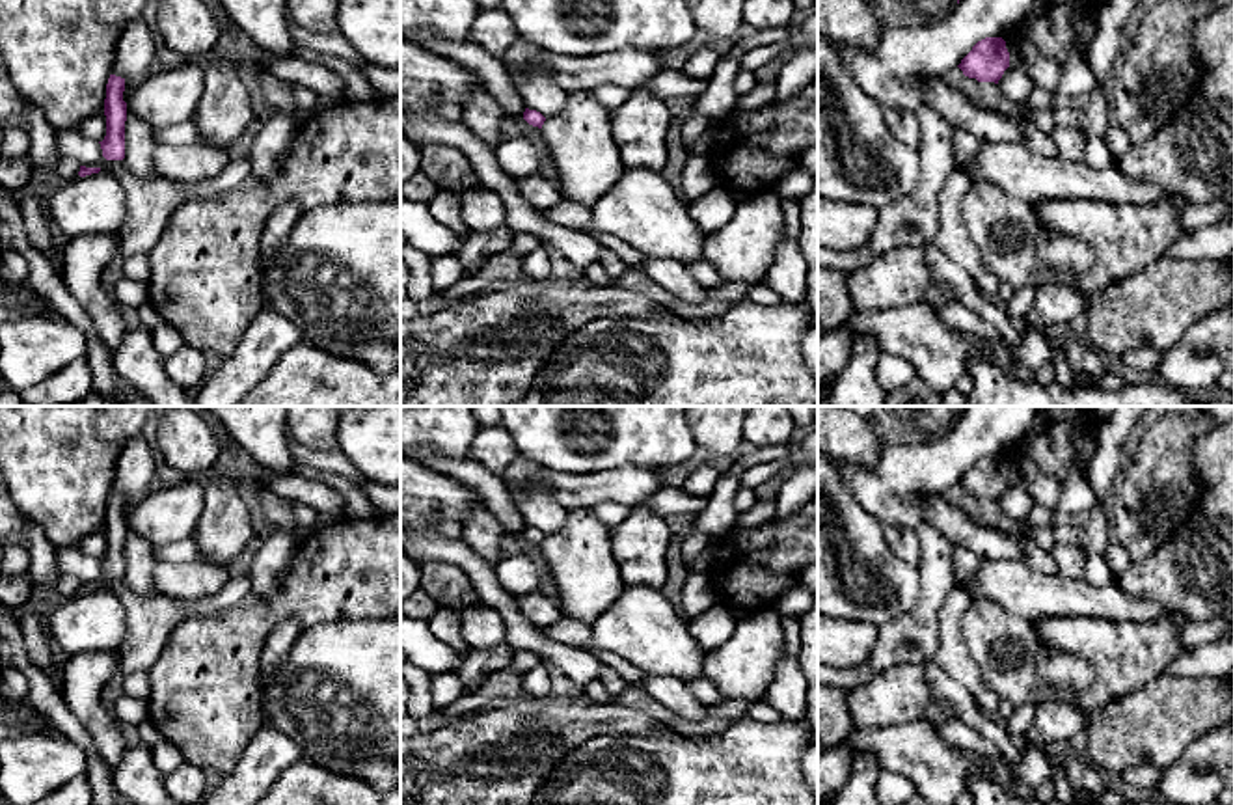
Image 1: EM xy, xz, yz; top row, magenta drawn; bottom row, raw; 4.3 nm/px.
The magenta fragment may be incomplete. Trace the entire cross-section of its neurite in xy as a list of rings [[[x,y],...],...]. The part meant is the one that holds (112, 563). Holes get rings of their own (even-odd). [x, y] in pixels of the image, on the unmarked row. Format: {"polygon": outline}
{"polygon": [[[110,492],[104,516],[106,553],[99,559],[106,578],[125,576],[127,520],[123,518],[123,509],[125,496]]]}

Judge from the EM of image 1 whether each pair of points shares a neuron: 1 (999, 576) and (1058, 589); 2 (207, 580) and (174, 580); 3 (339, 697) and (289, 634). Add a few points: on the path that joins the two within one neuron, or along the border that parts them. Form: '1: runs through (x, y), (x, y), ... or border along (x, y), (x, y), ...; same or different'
1: runs through (1014, 586), (1019, 589), (1043, 589); same
2: runs through (200, 580), (181, 580); same
3: border along (304, 628), (270, 677); different

